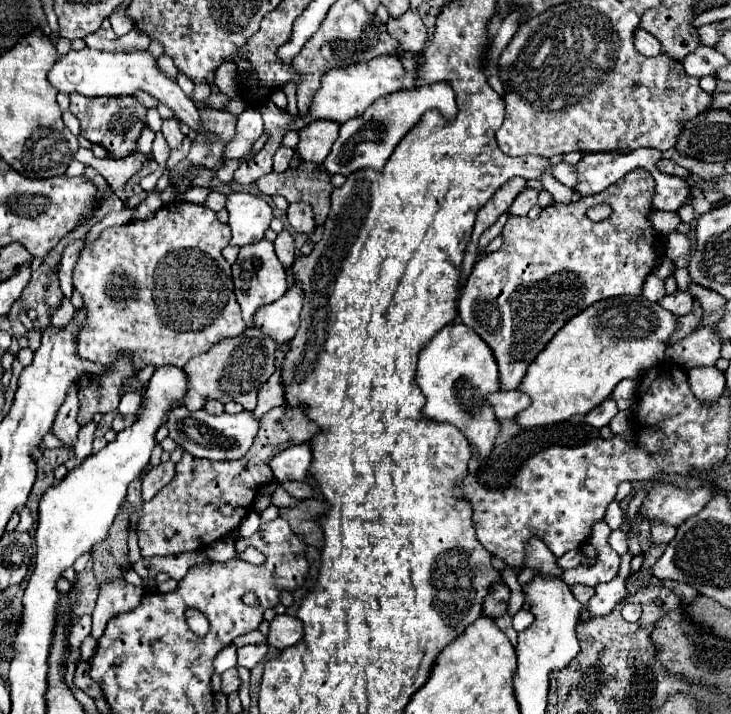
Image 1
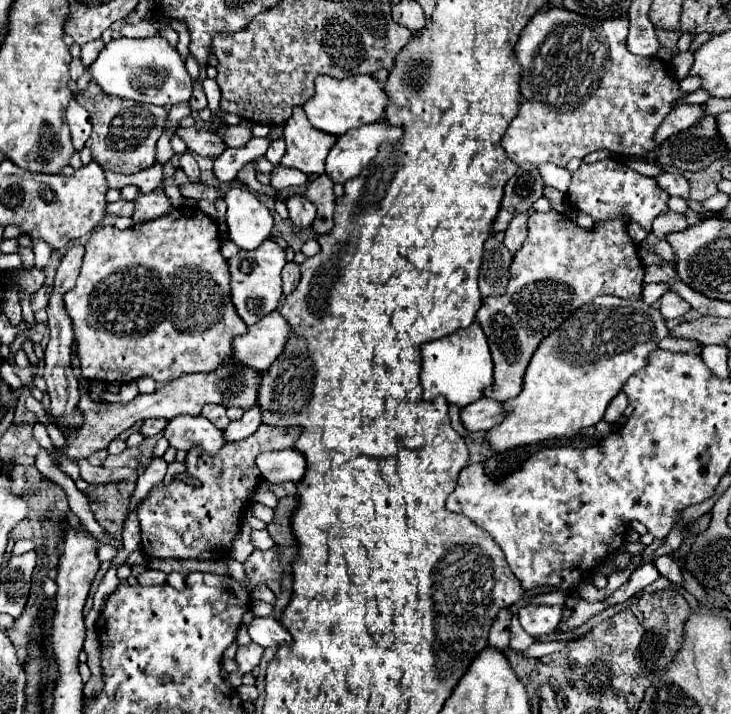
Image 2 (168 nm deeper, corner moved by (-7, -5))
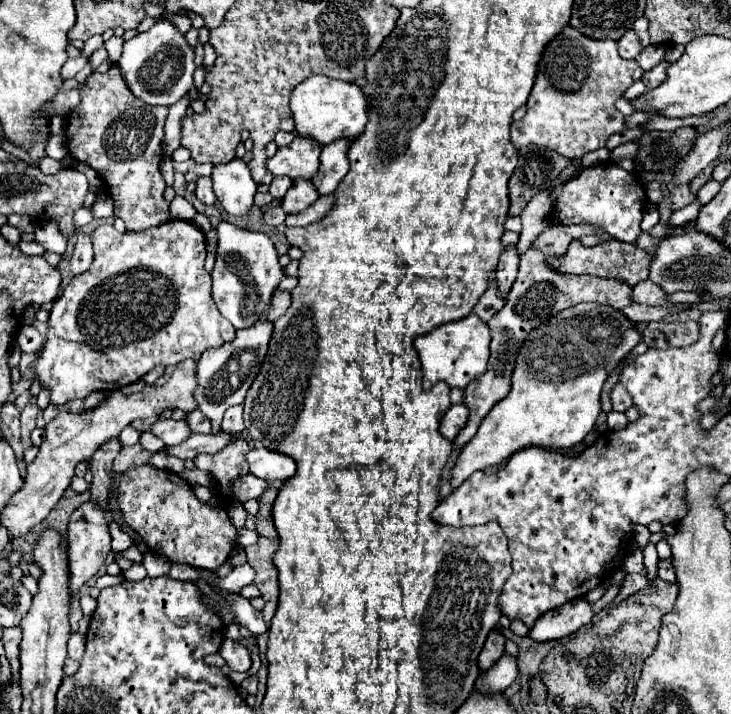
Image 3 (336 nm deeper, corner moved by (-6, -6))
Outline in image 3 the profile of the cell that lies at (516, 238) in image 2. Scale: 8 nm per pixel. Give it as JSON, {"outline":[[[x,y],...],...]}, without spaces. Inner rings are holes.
{"outline":[[[509,244],[509,246],[505,246],[503,254],[499,256],[499,264],[497,264],[497,284],[499,284],[499,290],[501,290],[503,298],[511,290],[511,284],[515,282],[517,270],[519,270],[517,244]]]}

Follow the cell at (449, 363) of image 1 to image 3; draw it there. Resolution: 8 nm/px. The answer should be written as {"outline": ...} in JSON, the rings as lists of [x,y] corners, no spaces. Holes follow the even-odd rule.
{"outline":[[[469,314],[463,320],[449,322],[425,336],[419,336],[415,340],[415,350],[421,360],[423,388],[431,390],[437,382],[447,382],[451,388],[465,390],[471,380],[483,376],[487,370],[489,342],[491,342],[491,334],[487,324],[475,314]]]}

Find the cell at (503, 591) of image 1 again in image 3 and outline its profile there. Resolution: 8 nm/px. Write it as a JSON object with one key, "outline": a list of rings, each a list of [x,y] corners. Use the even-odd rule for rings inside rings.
{"outline":[[[491,630],[483,646],[483,652],[479,654],[479,668],[489,670],[503,656],[503,650],[505,650],[505,636],[499,630]]]}

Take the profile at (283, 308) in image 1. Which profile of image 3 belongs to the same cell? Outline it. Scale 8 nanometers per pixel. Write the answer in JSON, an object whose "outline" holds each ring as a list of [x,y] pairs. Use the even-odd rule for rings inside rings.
{"outline":[[[259,320],[259,324],[253,324],[251,328],[239,330],[235,340],[231,340],[229,344],[211,348],[211,350],[203,352],[203,358],[199,358],[199,362],[197,362],[199,388],[195,390],[195,398],[197,398],[199,410],[203,414],[207,414],[209,420],[213,420],[213,424],[215,424],[213,432],[221,430],[221,418],[229,406],[243,404],[247,390],[251,388],[251,384],[263,364],[271,334],[273,334],[273,324],[269,320]]]}

